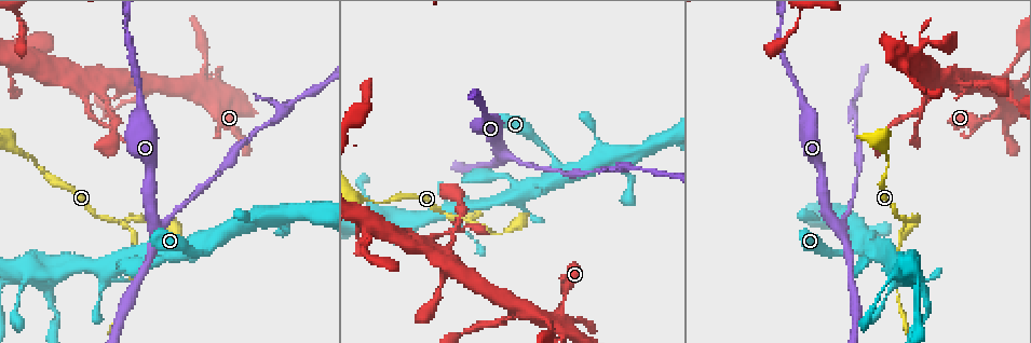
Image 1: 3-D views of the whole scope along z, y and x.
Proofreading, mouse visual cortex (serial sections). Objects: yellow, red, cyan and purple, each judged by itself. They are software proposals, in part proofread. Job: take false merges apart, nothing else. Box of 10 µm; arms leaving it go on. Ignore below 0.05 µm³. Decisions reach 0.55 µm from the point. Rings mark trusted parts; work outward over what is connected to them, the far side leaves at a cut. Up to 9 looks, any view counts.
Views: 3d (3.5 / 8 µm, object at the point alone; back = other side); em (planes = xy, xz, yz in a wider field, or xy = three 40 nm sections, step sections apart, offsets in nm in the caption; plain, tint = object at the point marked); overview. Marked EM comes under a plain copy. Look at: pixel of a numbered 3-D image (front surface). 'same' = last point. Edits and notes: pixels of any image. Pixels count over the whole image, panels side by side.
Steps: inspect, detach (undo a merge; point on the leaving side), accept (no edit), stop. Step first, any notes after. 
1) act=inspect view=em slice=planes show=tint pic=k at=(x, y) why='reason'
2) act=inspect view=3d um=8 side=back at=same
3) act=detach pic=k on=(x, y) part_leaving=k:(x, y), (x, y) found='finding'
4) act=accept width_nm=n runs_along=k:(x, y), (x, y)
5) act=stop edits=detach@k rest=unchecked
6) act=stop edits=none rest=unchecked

act=inspect view=3d um=8 pic=1 at=(512, 316) why='three-way junction'

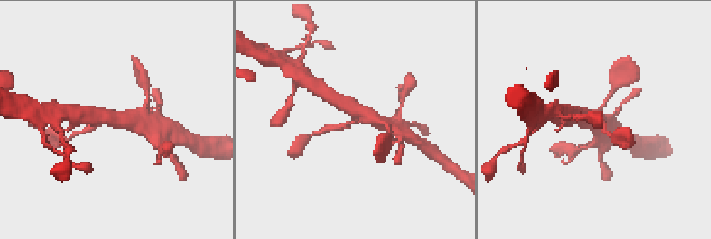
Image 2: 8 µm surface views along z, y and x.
act=inspect view=3d um=3.5 at=same why='closer look'

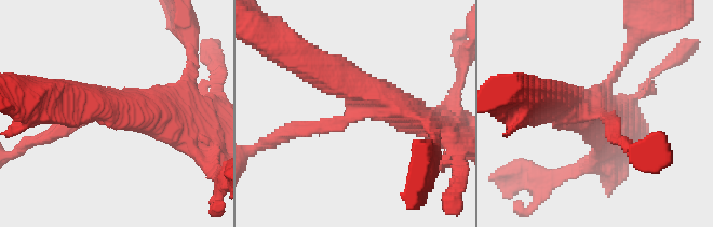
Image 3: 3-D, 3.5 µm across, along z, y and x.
act=accept arm_widths_nm=200,450,450 found='all the same cell'

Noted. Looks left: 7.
act=inspect view=3d um=3.5 pic=1 at=(949, 78)

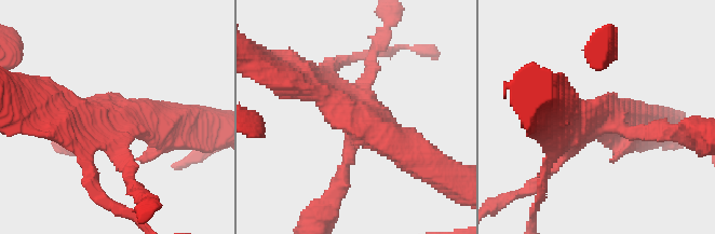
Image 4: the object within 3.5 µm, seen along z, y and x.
act=inspect view=em slice=xy step=2 show=tint pic=4 at=(354, 117) why='need the tissue'

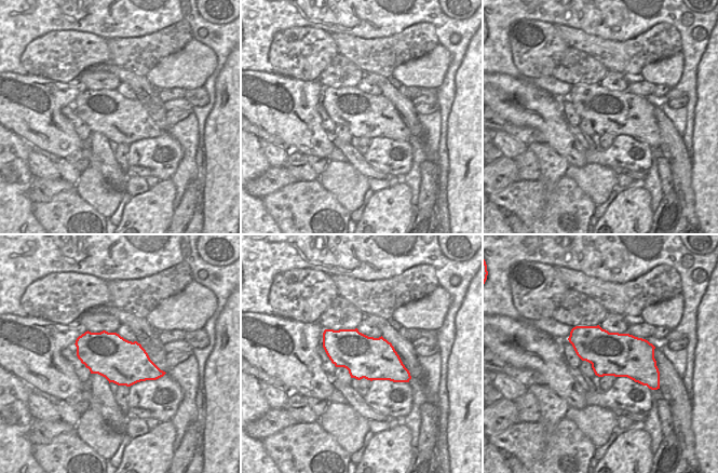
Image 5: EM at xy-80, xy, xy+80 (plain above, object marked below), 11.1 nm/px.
act=accept runs_along=4:(415, 155), (319, 92), (289, 81) found='all the same cell'

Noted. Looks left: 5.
act=inspect view=3d um=3.5 pic=1 at=(157, 227) why='side arm on a straight run'

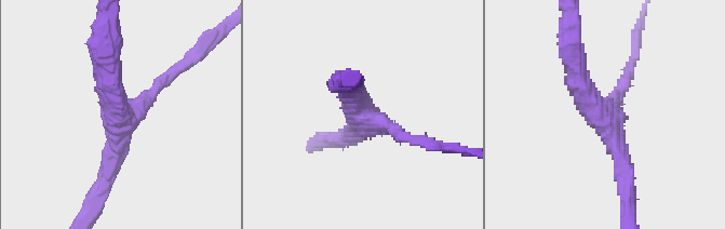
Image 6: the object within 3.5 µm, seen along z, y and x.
act=inspect view=em slice=xy step=1 show=tint pic=6 at=(360, 114)

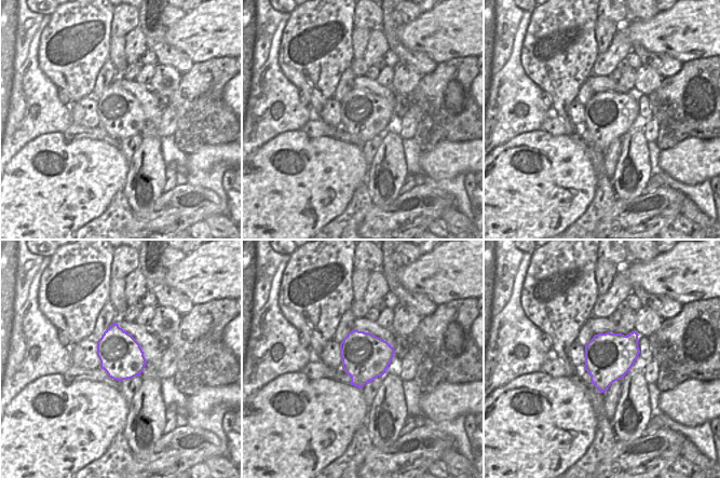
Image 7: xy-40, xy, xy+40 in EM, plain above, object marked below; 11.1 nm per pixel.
act=accept found='continuous, no second cell'

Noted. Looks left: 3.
act=inspect view=3d um=3.5 pic=1 at=(387, 220)

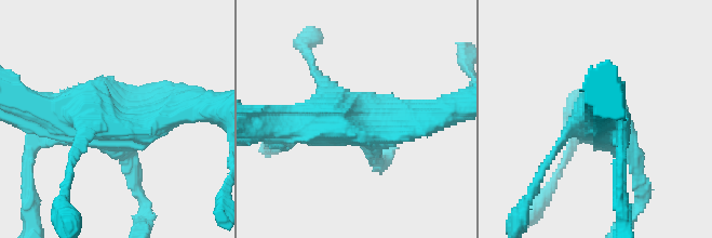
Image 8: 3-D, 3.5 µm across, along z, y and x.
act=inspect view=em slice=xy step=5 show=tint pic=8 at=(107, 125)

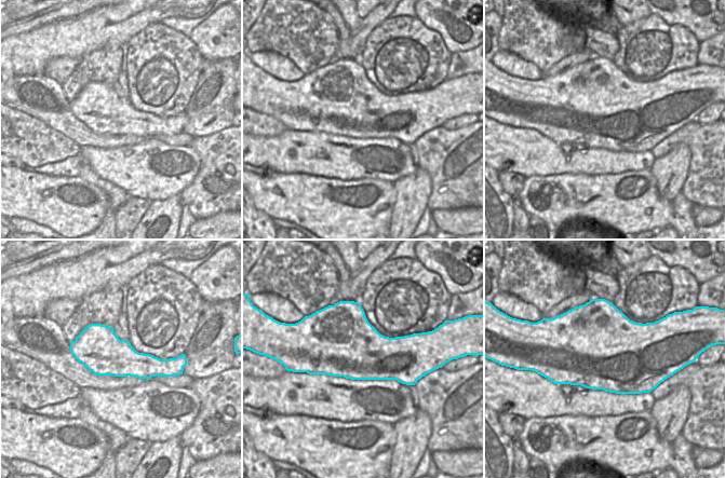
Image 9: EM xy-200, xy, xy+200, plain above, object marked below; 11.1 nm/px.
act=accept runs_along=8:(195, 107), (148, 123), (58, 117) found='one cell here'

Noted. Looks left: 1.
act=stop edits=none rest=unchecked

